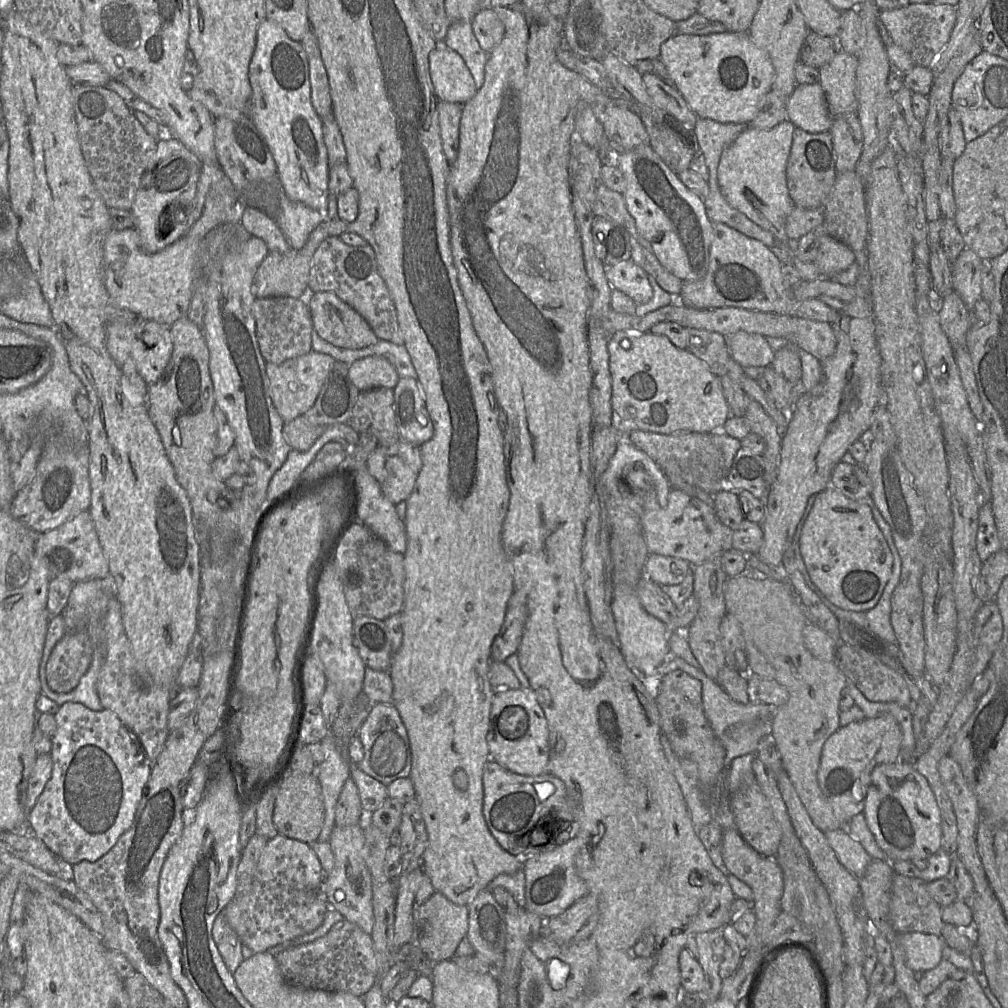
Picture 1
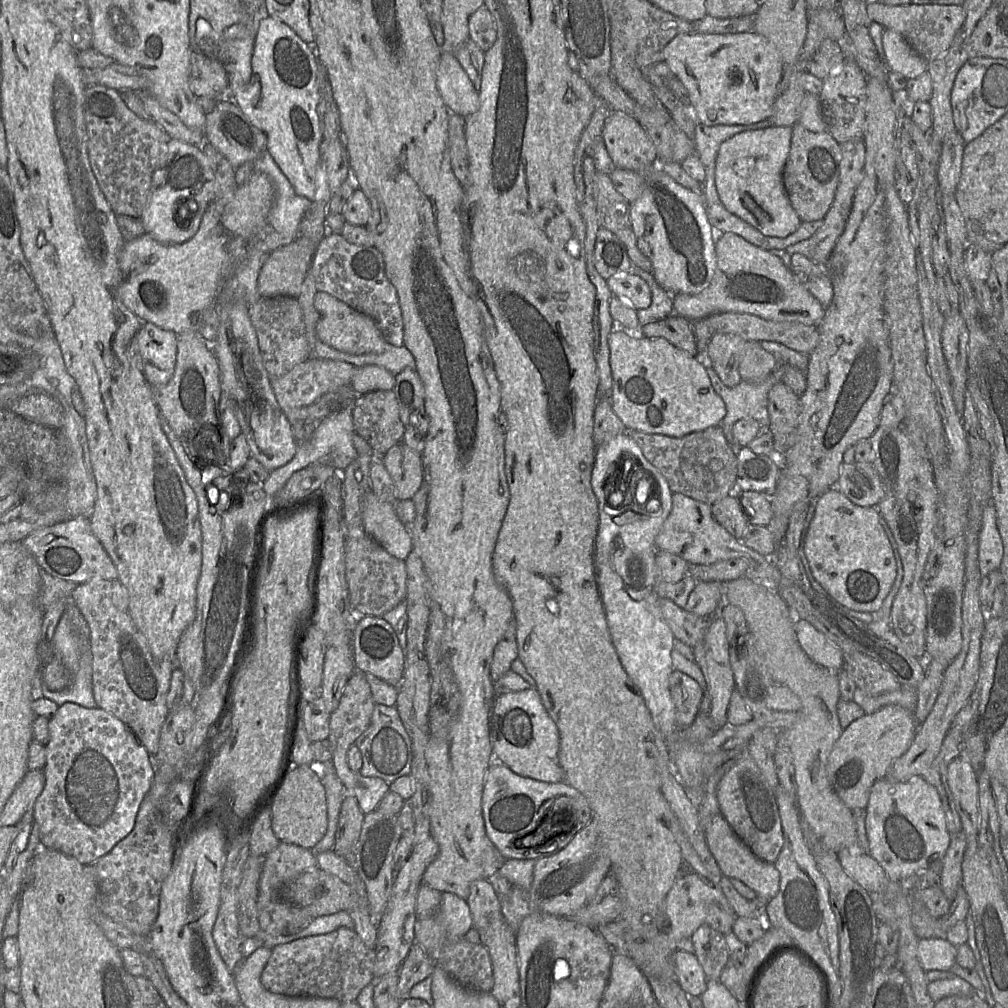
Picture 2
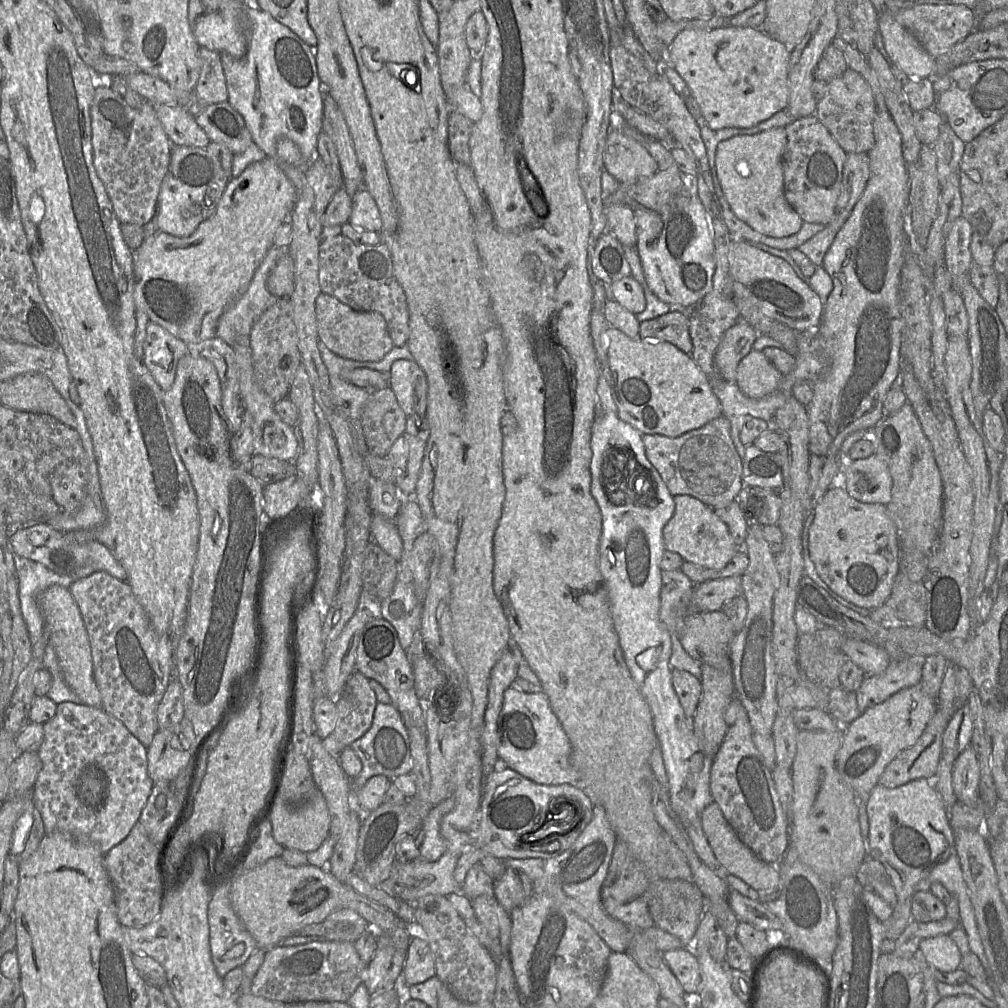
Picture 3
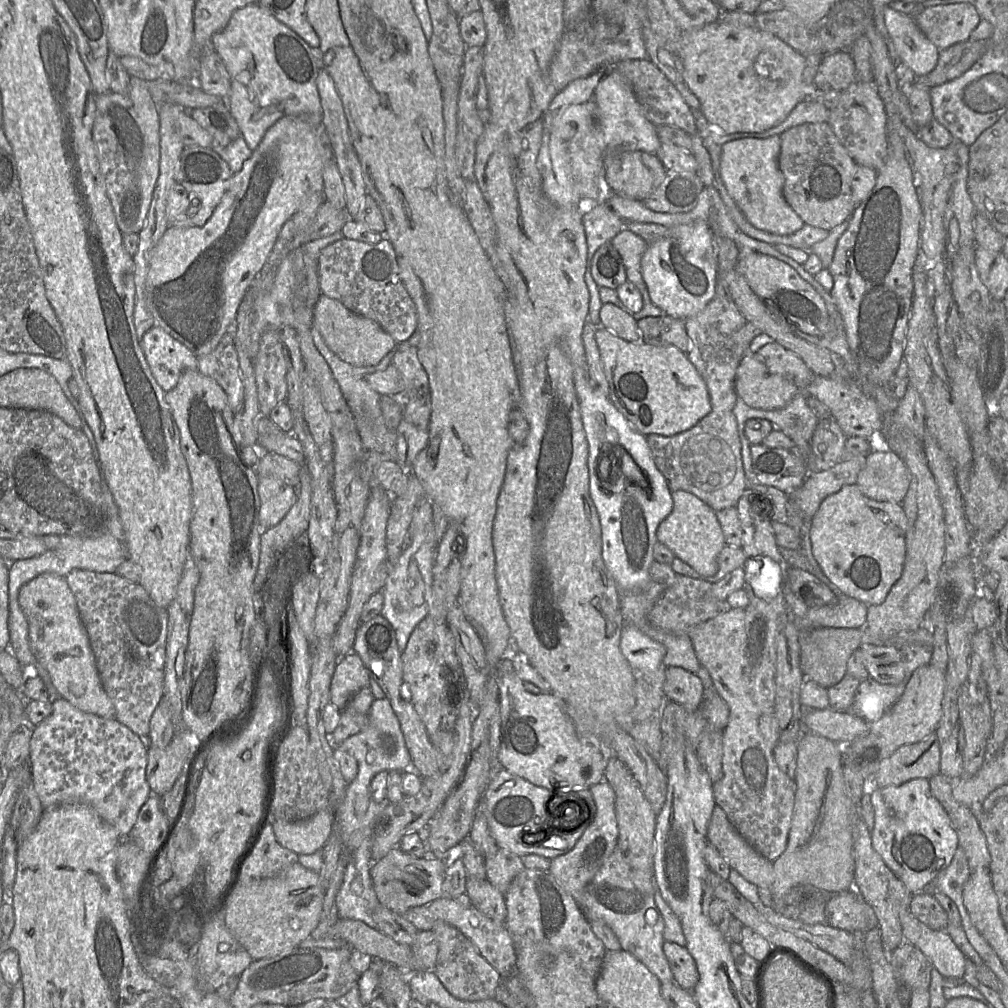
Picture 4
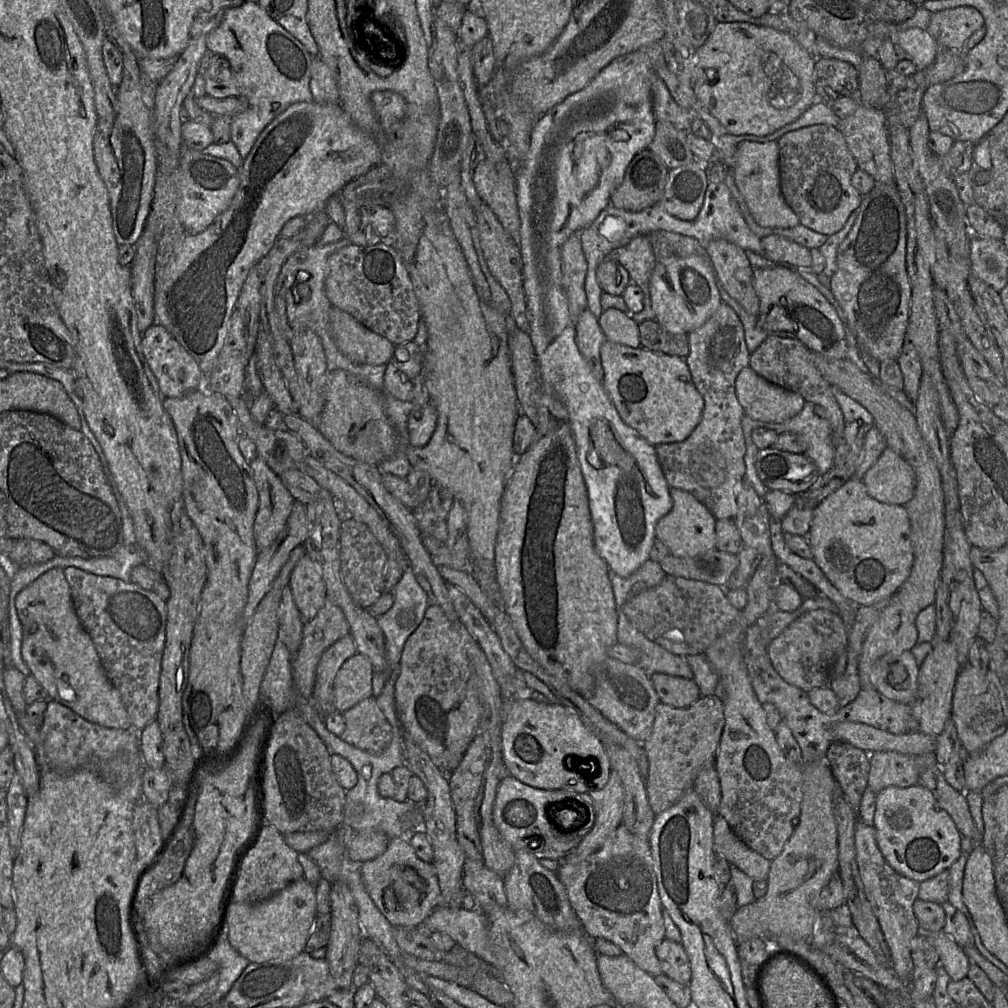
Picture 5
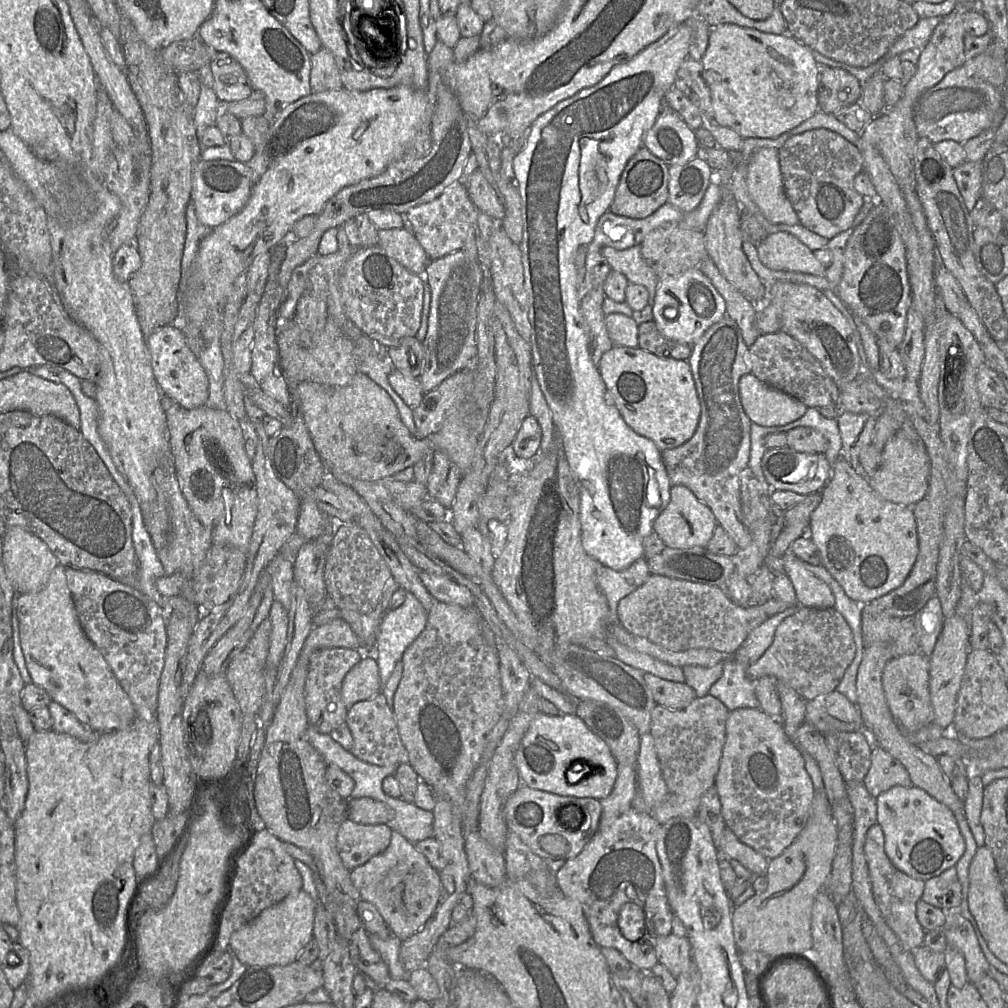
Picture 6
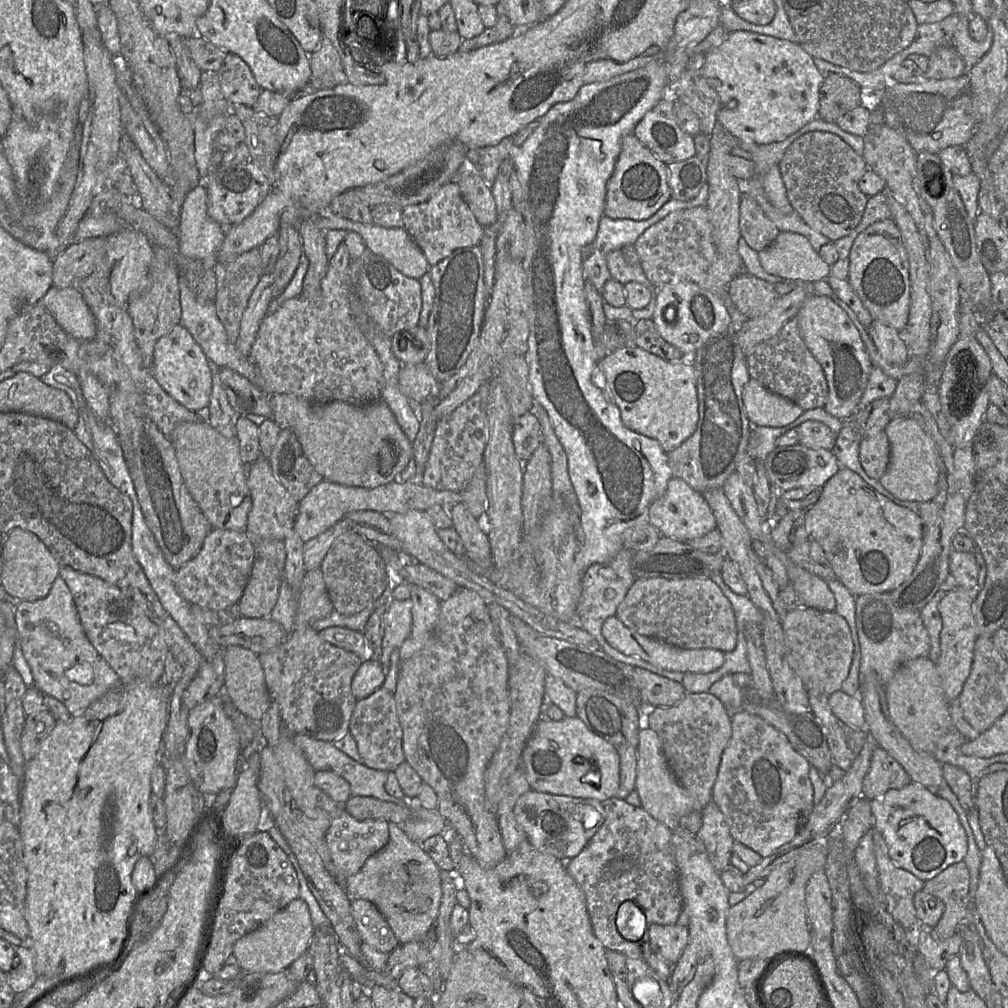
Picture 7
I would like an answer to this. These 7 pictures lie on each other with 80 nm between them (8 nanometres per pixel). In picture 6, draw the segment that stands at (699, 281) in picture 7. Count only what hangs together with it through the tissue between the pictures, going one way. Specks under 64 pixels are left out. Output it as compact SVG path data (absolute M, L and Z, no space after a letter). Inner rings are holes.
M665 224L649 232L641 241L640 247L643 258L659 279L699 268L702 260L710 257L705 247L704 231L678 224Z

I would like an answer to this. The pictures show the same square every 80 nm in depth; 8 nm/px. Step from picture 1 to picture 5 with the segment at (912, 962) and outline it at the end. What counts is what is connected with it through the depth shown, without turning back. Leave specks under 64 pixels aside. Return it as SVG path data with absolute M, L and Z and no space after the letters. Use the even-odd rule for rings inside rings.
M919 929L919 935L925 935L939 956L939 965L947 972L951 981L967 977L970 960L964 950L944 932L928 932Z

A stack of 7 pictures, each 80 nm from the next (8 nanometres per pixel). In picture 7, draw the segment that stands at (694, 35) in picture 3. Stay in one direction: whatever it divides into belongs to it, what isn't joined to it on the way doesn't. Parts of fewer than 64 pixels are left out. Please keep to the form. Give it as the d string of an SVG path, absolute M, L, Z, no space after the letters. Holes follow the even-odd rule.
M752 31L730 32L727 38L720 45L705 53L705 60L702 66L702 76L706 79L708 85L716 91L720 99L721 107L717 113L718 123L720 123L734 137L741 140L751 140L758 145L783 141L812 121L818 115L820 86L825 78L814 64L813 57L811 57L811 55L807 53L799 43L778 39L770 35L755 33Z

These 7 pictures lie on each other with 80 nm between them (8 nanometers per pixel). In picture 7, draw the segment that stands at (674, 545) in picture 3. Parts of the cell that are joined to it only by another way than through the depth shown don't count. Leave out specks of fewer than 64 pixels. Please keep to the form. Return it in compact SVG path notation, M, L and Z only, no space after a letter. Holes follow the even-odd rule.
M675 476L668 481L665 493L650 505L649 523L657 529L660 536L680 542L702 537L716 528L715 517L703 495Z

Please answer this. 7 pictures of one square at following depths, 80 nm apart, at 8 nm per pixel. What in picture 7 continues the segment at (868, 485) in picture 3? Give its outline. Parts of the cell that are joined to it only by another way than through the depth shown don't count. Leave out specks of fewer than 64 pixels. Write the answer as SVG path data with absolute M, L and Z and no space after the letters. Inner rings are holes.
M909 416L893 418L885 432L890 442L887 470L878 480L893 496L906 501L930 501L941 491L941 458L934 441Z

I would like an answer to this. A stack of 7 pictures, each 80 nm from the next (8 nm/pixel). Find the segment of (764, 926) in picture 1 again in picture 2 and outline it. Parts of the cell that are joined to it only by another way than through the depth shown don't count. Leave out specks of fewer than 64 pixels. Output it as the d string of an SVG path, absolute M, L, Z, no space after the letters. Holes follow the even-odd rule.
M721 813L713 816L706 826L705 838L723 875L743 882L756 892L757 898L770 901L777 895L780 888L780 874L775 865L757 858L736 835Z

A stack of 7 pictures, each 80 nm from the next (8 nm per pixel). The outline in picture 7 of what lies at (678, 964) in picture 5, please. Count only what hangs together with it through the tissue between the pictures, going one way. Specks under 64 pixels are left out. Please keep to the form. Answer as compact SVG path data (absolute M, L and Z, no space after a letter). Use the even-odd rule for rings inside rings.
M679 924L648 926L649 943L665 962L673 966L680 958L688 943L688 928Z

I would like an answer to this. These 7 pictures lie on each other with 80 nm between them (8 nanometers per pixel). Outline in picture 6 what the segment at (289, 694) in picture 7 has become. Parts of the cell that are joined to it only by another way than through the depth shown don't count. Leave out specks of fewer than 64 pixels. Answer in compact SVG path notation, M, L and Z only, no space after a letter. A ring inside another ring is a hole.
M333 647L316 651L309 664L305 683L305 708L308 726L324 734L346 722L348 709L341 697L342 682L347 672L361 660L358 649Z

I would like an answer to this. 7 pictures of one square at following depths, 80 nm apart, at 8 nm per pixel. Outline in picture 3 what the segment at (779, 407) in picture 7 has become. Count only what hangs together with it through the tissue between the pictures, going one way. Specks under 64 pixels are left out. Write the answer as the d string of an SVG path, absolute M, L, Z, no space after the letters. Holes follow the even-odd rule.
M752 349L740 362L736 383L751 398L762 398L781 386L783 374L762 351Z

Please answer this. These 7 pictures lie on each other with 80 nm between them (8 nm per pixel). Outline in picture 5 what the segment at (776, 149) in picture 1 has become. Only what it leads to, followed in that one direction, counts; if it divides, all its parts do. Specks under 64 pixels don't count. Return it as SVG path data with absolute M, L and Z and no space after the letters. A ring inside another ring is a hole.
M742 141L734 153L731 171L735 184L758 225L767 228L793 228L800 224L799 218L781 192L778 141L765 143Z

